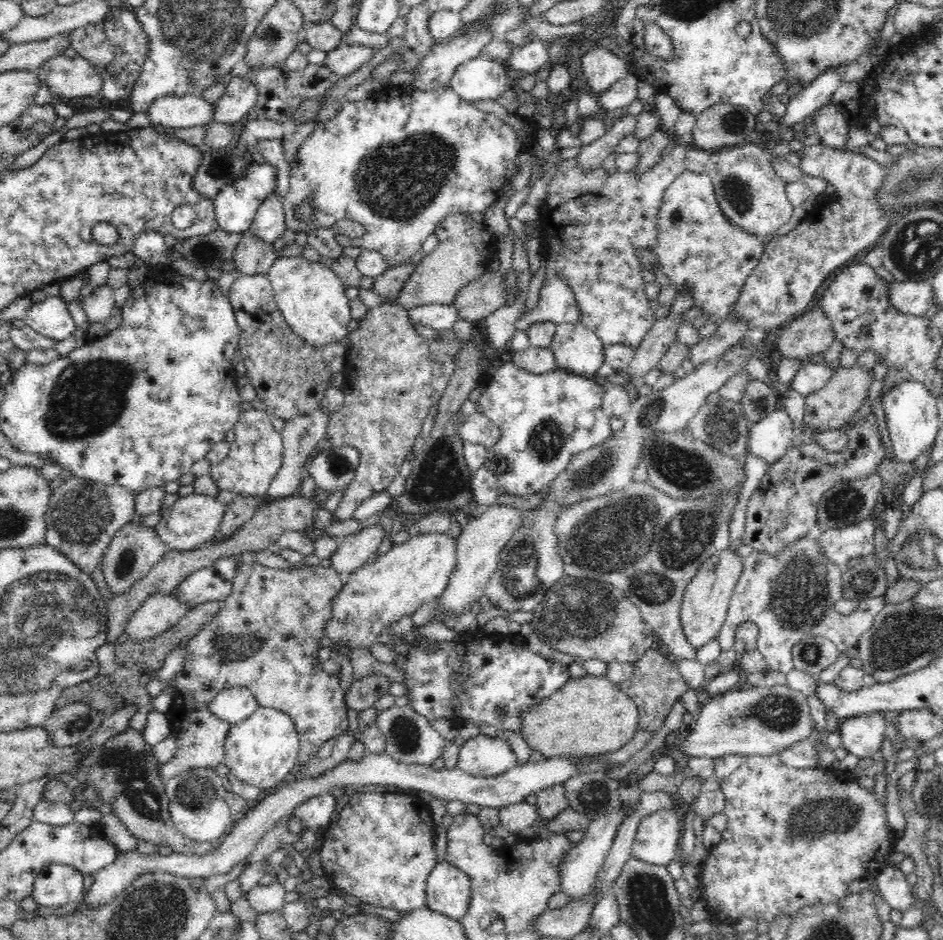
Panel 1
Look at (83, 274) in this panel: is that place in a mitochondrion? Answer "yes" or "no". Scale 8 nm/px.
no

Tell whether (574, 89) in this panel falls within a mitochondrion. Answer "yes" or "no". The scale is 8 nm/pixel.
no

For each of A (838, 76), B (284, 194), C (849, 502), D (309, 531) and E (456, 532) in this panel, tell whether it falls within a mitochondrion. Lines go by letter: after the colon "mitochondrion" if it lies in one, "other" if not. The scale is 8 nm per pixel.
A: other
B: other
C: mitochondrion
D: other
E: other

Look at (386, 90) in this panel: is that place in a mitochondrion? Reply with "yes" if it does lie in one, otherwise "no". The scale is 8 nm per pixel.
no

